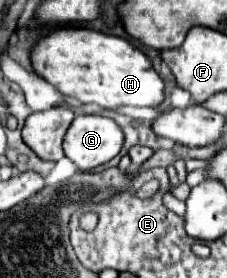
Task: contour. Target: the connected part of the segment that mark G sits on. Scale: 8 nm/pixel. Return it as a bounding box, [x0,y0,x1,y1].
[63,114,123,172]

